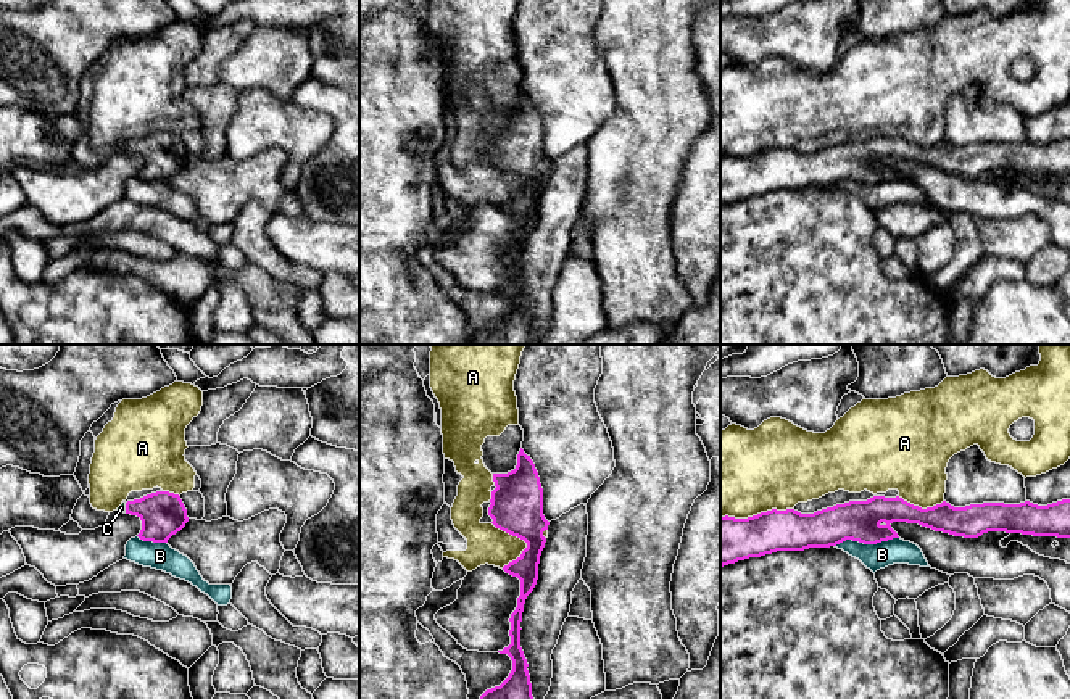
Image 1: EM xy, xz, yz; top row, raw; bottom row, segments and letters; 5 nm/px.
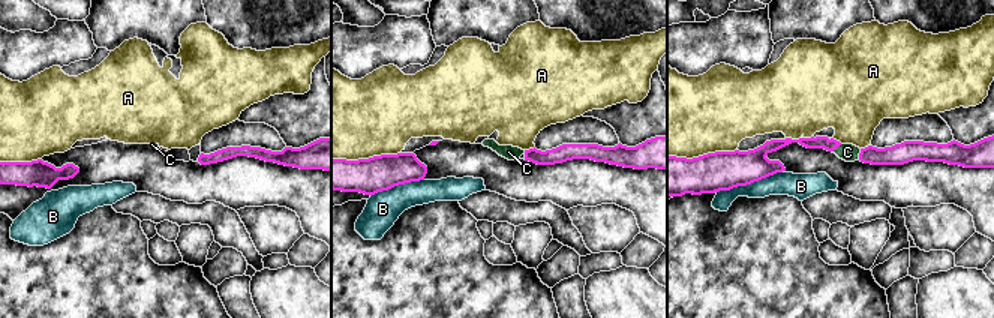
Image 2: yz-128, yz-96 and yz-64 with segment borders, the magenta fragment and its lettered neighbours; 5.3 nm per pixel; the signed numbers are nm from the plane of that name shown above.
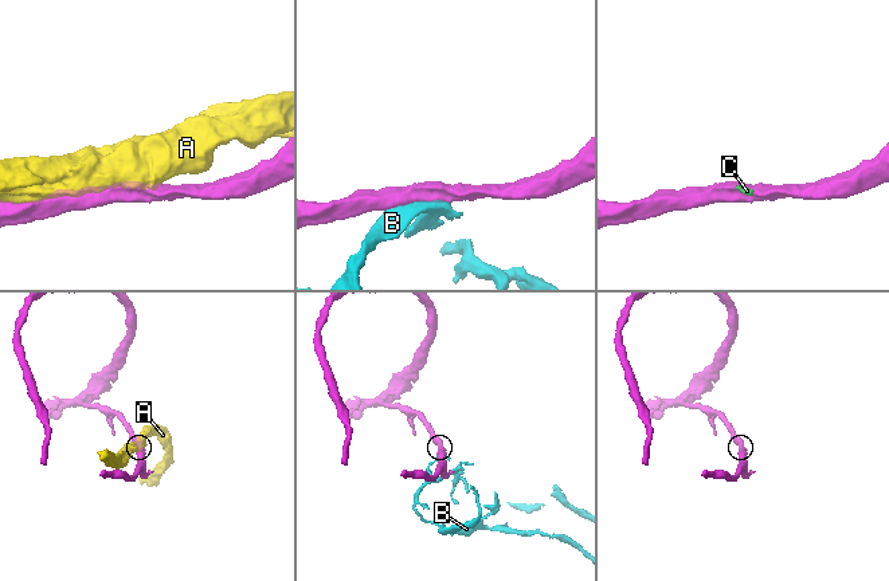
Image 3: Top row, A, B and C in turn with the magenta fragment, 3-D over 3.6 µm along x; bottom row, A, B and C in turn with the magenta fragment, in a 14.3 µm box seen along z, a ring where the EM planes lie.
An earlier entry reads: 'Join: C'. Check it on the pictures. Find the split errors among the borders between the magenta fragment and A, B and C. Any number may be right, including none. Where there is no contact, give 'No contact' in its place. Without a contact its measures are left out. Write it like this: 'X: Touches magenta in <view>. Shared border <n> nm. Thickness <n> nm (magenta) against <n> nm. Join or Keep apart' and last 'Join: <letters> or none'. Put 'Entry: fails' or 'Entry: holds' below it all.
A: Touches magenta in yz. Shared border 380 nm. Thickness 240 nm (magenta) against 440 nm. Keep apart
B: Touches magenta in yz. Shared border 320 nm. Thickness 200 nm (magenta) against 130 nm. Keep apart
C: Touches magenta in xy. Shared border 60 nm. Thickness 220 nm (magenta) against 40 nm. Join
Join: C
Entry: holds

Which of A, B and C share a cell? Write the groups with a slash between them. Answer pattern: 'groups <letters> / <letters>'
groups A / B / C

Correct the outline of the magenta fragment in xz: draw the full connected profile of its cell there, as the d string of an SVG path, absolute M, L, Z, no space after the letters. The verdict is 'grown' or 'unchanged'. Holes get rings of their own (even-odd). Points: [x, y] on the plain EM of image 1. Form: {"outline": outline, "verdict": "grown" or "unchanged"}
{"outline": "M520 87L517 105L508 113L493 113L495 129L491 130L488 155L493 164L527 182L522 193L503 206L503 209L520 219L520 235L517 246L511 253L511 283L500 293L508 293L512 300L509 316L491 329L487 329L480 345L538 345L532 335L529 303L520 287L520 261L527 235L538 219L540 195L550 161L543 155L543 127L538 111L530 95Z", "verdict": "unchanged"}

